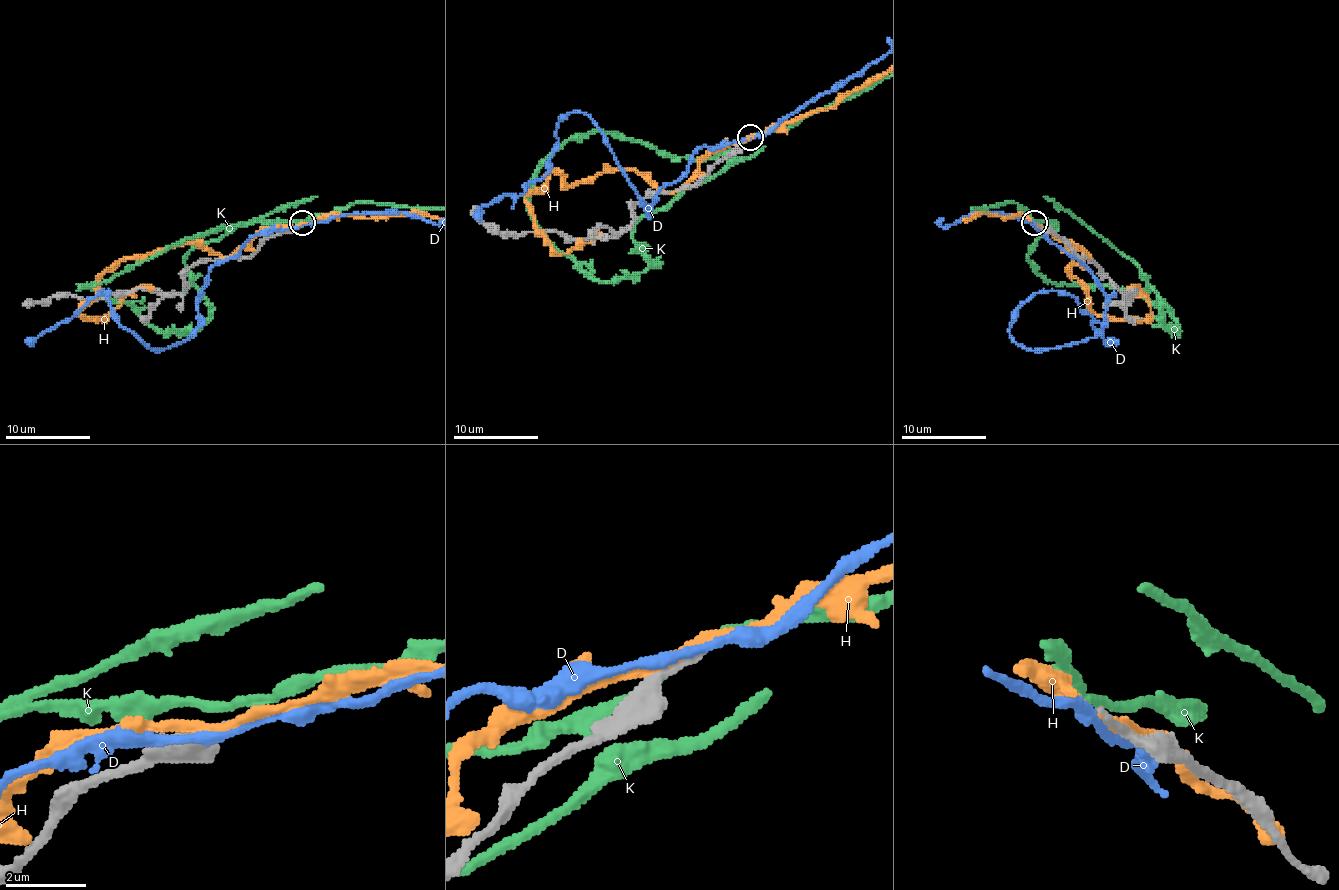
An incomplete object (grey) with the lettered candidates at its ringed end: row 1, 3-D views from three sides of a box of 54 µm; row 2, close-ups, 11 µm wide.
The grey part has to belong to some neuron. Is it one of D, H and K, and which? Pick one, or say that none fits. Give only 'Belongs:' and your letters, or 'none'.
Belongs: none

